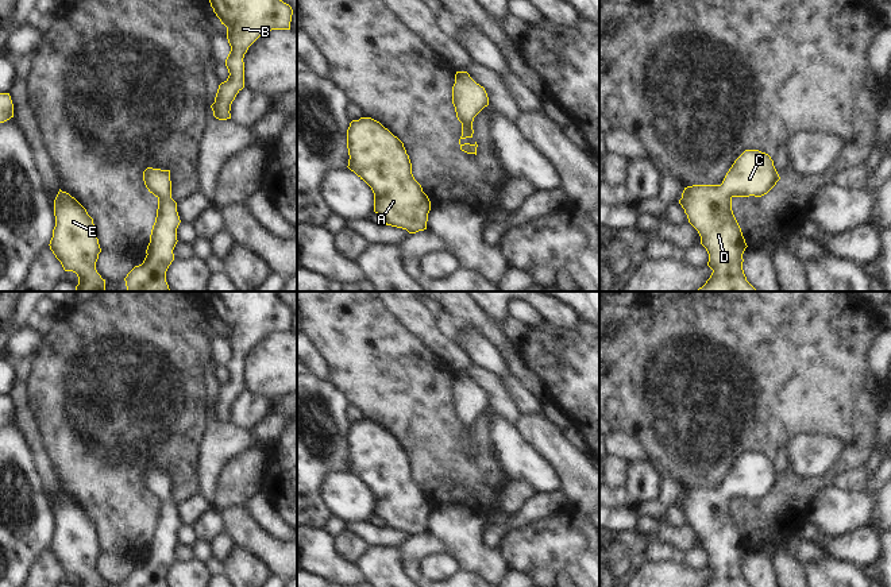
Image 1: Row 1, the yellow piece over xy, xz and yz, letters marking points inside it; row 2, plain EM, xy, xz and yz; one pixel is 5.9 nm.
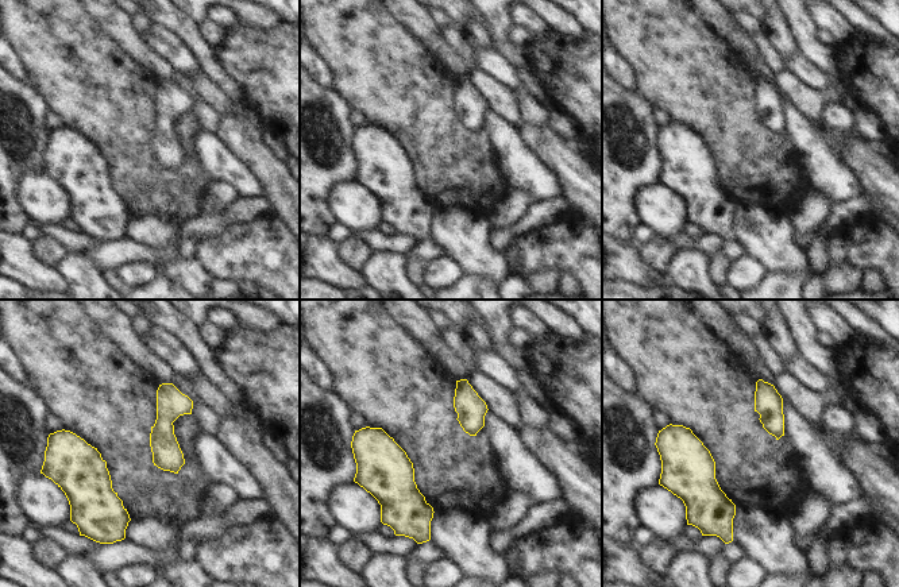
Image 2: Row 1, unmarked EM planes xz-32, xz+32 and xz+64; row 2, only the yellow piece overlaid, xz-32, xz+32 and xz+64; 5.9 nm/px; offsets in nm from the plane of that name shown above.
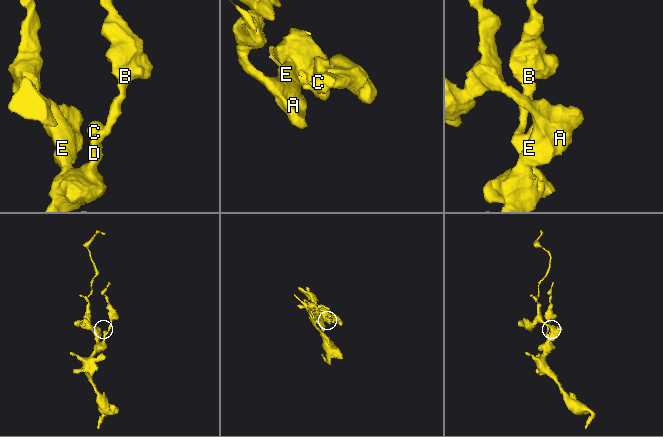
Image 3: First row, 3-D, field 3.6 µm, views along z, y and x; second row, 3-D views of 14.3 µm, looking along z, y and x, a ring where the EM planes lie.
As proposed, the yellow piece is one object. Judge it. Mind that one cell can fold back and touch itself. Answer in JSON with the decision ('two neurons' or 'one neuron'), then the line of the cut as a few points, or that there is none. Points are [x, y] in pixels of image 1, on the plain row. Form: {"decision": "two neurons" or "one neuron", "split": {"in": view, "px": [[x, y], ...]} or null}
{"decision": "one neuron", "split": null}

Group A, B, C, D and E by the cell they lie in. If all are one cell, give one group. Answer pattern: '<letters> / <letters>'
A B C D E

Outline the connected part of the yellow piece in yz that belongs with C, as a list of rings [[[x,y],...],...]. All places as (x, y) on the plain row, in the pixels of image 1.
[[[745,452],[732,467],[721,487],[693,487],[684,490],[679,506],[688,525],[698,533],[701,547],[709,556],[713,572],[705,587],[751,587],[742,572],[742,556],[748,549],[732,513],[733,499],[761,499],[780,482],[771,459],[759,452]]]

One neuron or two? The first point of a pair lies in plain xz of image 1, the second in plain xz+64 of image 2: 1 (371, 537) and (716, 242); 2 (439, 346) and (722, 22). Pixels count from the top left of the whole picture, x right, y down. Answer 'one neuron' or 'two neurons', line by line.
1: one neuron
2: one neuron

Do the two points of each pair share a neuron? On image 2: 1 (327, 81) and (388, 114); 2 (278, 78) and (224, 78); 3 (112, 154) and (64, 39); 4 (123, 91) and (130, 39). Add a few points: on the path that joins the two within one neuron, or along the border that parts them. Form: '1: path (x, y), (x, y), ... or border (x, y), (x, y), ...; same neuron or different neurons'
1: border (317, 54), (330, 68), (332, 87); different neurons
2: border (215, 53), (220, 66), (243, 92), (244, 101); different neurons
3: path (112, 126), (112, 103), (77, 68); same neuron
4: border (105, 33), (153, 74); different neurons

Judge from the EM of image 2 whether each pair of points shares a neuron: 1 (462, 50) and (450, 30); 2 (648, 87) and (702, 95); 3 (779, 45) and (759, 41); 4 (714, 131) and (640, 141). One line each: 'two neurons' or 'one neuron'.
1: one neuron
2: one neuron
3: two neurons
4: two neurons

